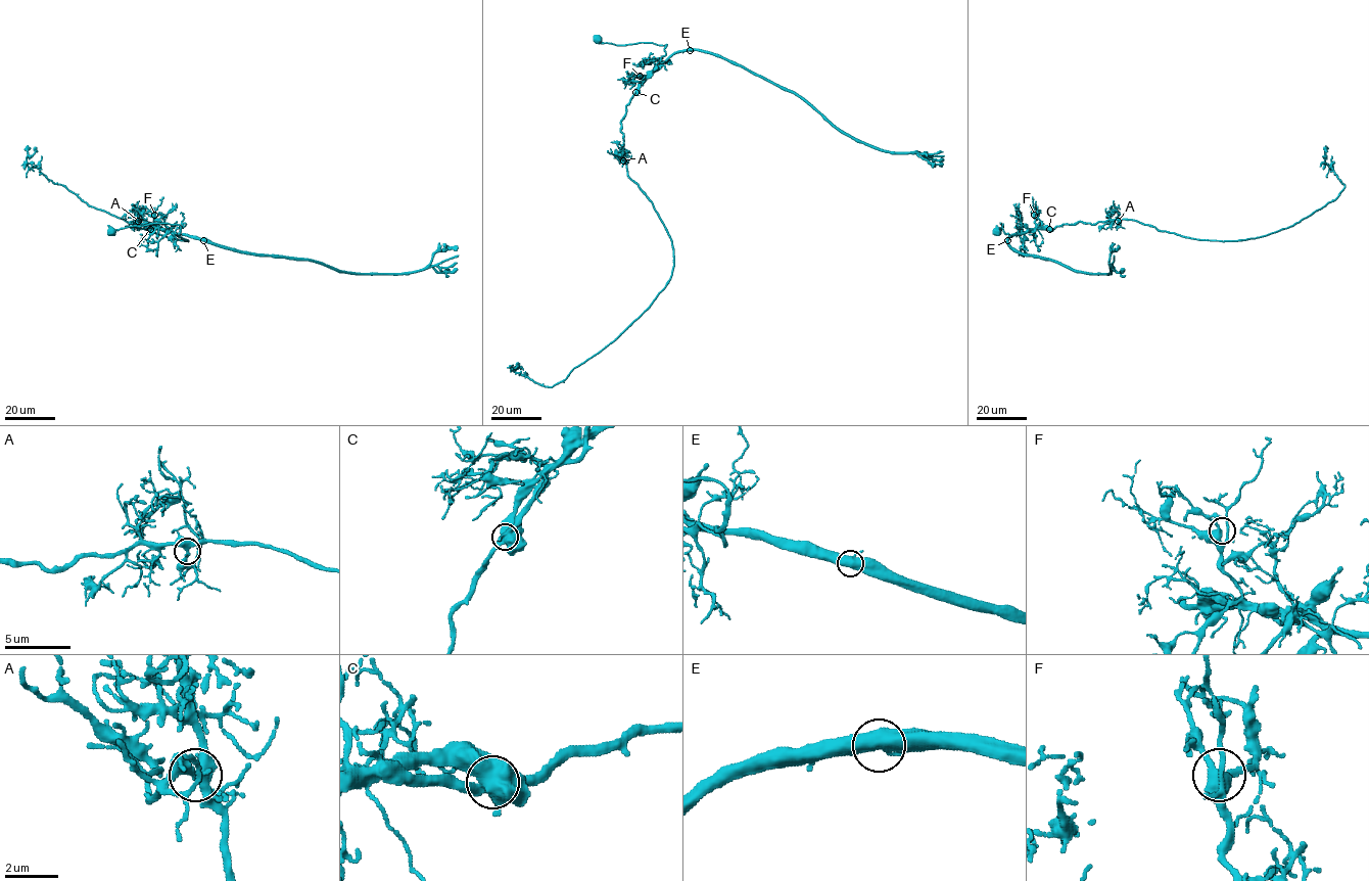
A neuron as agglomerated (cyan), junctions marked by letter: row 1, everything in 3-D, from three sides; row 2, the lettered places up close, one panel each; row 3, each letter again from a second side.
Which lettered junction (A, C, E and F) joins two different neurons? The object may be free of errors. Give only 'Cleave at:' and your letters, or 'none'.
Cleave at: C

